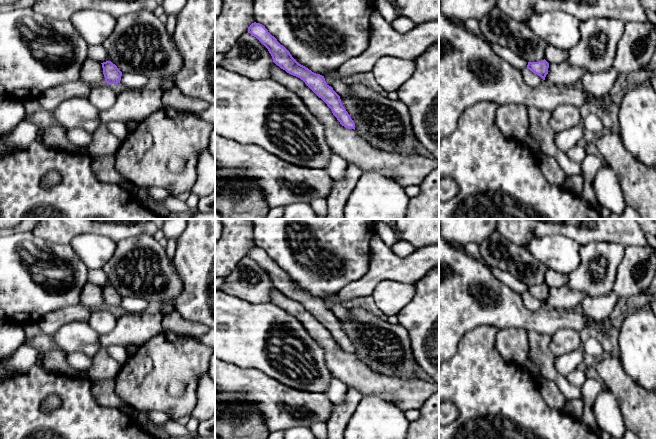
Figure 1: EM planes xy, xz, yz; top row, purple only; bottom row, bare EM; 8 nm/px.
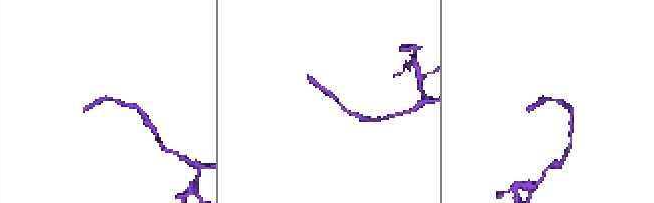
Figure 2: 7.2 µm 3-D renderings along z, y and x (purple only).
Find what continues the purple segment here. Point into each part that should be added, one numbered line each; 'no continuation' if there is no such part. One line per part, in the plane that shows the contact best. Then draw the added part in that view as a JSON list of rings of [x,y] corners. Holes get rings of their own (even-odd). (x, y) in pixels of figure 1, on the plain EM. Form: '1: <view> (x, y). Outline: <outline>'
1: xz (405, 394). Outline: [[[275,287],[271,289],[270,302],[302,323],[308,334],[322,348],[327,367],[332,375],[349,388],[358,389],[364,395],[377,395],[404,413],[411,409],[420,410],[439,390],[438,384],[419,378],[406,380],[375,372],[360,361],[354,353],[342,350],[327,328],[303,304],[287,297]]]

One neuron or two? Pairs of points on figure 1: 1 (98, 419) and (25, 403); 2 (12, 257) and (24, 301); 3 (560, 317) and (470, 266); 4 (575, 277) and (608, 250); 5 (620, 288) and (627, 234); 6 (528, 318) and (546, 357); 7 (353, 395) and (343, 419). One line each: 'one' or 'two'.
1: one
2: one
3: one
4: one
5: two
6: two
7: one

